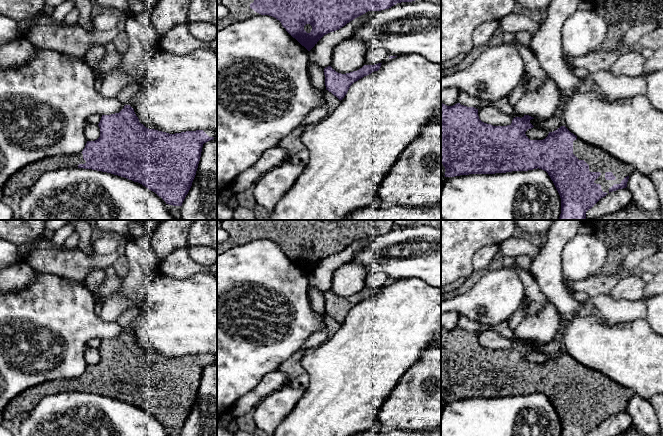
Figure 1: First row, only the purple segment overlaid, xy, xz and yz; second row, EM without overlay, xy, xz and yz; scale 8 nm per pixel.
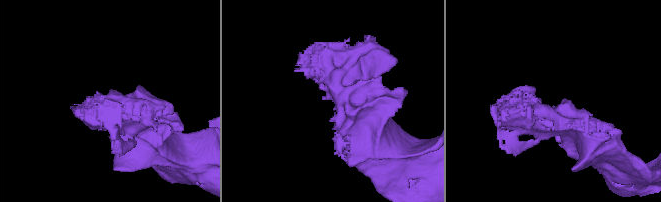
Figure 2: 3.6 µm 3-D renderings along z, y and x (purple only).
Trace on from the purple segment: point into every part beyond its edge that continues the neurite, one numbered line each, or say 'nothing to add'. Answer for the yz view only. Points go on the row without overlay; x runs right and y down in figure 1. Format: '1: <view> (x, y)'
1: yz (598, 384)

